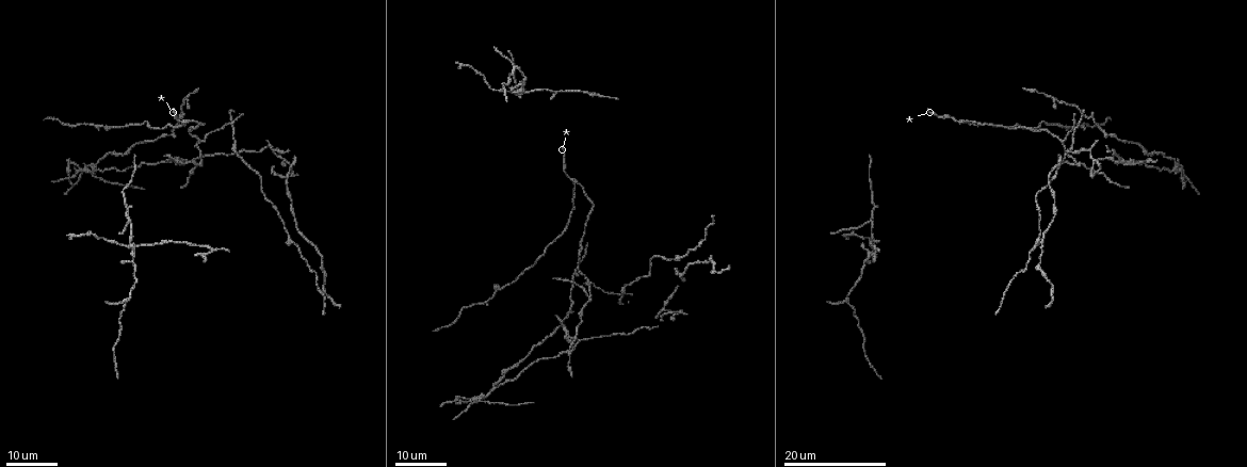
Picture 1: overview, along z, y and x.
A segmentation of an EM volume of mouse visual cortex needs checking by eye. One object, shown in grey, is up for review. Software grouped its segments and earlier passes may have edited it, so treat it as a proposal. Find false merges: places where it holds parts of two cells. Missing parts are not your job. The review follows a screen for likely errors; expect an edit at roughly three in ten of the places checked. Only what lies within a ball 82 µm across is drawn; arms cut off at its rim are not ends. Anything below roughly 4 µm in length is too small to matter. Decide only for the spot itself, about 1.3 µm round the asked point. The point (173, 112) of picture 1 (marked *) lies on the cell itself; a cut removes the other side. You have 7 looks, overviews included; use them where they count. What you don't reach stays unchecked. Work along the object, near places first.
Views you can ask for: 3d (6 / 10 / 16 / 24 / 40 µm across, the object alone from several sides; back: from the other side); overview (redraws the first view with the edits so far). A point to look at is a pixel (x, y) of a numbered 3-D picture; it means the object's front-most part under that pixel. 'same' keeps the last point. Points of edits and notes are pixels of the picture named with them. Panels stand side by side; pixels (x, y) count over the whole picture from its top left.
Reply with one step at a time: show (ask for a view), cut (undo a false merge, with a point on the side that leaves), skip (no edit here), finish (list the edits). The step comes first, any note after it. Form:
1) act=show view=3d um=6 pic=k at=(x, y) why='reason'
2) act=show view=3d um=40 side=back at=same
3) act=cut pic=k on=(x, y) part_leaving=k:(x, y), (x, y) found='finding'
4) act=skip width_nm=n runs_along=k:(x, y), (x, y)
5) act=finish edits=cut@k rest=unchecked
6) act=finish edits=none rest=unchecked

act=show view=3d um=24 pic=1 at=(589, 281) why='arms run side by side'

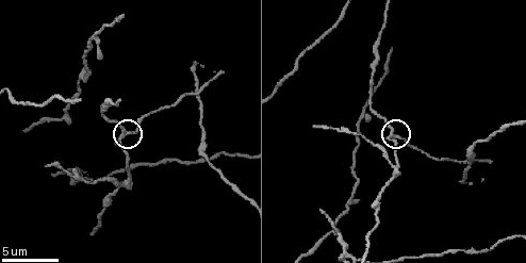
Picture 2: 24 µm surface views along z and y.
act=show view=3d um=6 pic=2 at=(123, 136)

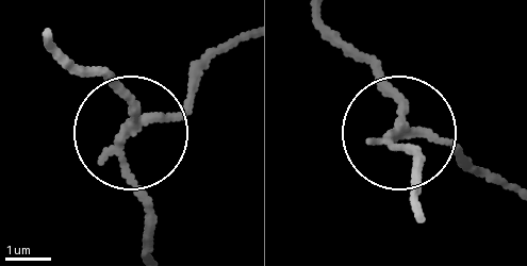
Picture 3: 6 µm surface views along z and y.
act=cut pic=3 on=(191, 102) arms=4 part_leaving=3:(134, 130), (177, 111), (245, 38) found='a second cell is stuck on'

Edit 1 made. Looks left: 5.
act=show view=3d um=16 pic=1 at=(573, 181)

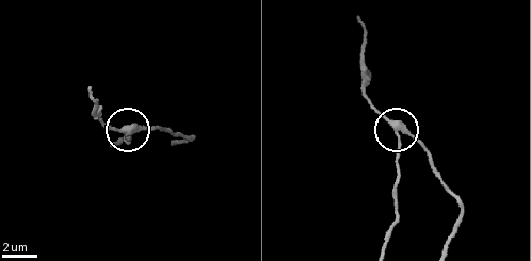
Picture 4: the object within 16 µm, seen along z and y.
act=show view=3d um=10 pic=4 at=(399, 136)

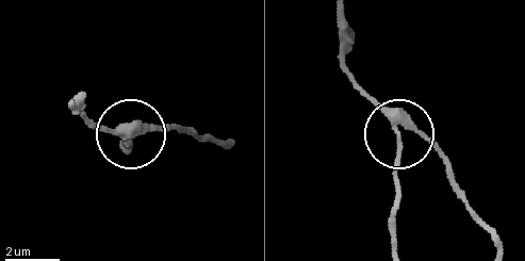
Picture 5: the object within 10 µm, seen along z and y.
act=skip side_arm_um=44 runs_along=5:(345, 17), (359, 93), (393, 127), (421, 134), (453, 173) found='one cell here'

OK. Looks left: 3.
act=show view=3d um=6 pic=2 at=(392, 167) why='three-way junction'

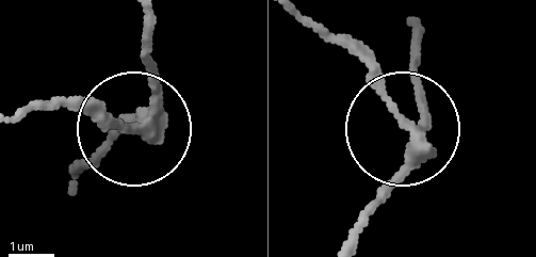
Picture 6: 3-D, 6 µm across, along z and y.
act=cut pic=6 on=(103, 114) width_nm=270 part_leaving=6:(137, 129), (27, 106) found='a second cell is stuck on'

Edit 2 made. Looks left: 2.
act=finish edits=cut@3,cut@6 rest=unchecked

